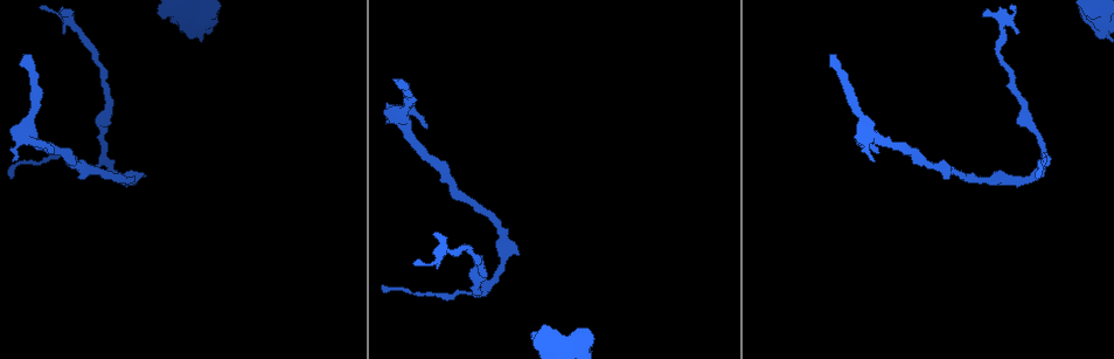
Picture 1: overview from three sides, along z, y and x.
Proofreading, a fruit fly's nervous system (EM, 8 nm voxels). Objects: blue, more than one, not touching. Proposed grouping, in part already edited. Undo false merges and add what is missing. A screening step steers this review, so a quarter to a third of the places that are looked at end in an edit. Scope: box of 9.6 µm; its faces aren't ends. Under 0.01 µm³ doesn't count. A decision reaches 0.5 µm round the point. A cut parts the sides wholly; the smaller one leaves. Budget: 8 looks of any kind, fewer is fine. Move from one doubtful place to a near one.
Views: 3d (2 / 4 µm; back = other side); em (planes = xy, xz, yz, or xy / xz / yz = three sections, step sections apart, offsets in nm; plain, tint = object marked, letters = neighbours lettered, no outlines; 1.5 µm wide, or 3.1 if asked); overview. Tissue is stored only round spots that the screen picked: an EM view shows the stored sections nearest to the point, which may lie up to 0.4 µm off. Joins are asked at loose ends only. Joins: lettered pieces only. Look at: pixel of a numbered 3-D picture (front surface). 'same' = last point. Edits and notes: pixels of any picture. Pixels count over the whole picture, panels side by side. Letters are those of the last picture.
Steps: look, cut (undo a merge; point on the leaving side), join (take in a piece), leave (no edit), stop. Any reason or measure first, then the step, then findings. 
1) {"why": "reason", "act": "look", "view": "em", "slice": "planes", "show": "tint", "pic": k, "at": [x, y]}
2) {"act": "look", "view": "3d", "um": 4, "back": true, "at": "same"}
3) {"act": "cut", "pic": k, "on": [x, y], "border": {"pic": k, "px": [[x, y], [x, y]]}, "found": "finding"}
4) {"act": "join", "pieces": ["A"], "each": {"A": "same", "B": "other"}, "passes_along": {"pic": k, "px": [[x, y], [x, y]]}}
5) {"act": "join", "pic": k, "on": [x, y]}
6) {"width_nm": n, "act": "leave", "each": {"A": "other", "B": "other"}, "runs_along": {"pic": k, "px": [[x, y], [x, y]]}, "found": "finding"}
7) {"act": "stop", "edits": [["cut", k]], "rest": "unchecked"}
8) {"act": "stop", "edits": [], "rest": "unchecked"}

{"why": "free end", "act": "look", "view": "3d", "um": 4, "pic": 1, "at": [587, 334]}

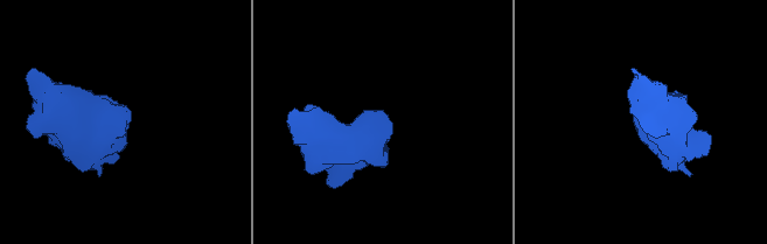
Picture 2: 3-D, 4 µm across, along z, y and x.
{"act": "look", "view": "em", "slice": "planes", "show": "letters", "pic": 2, "at": [640, 131]}

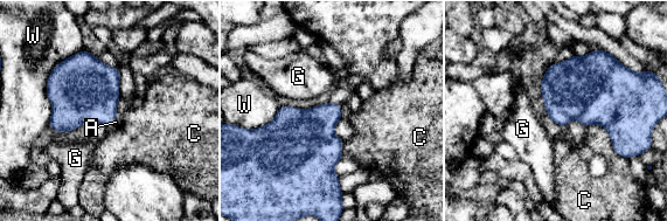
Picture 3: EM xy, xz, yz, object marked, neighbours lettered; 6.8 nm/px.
{"act": "join", "pieces": ["A"], "each": {"A": "same", "C": "other", "G": "other", "W": "other"}, "found": "it goes on there"}

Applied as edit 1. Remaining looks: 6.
{"act": "look", "view": "em", "slice": "planes", "show": "plain", "pic": 1, "at": [397, 79]}

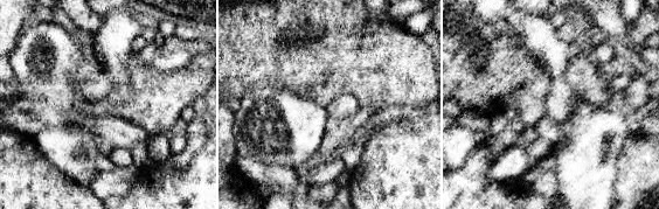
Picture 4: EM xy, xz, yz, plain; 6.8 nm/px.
{"act": "look", "view": "em", "slice": "planes", "show": "tint", "at": "same"}

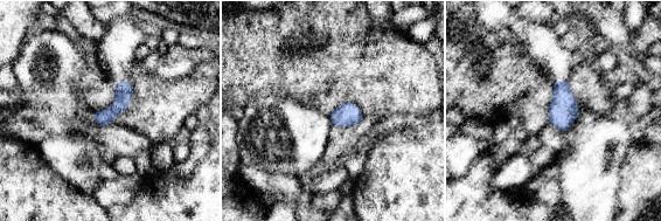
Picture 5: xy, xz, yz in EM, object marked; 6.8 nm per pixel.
{"act": "look", "view": "em", "slice": "planes", "show": "letters", "at": "same"}

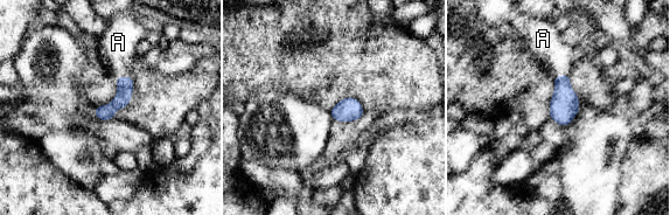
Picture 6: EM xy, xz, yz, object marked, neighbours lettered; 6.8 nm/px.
{"act": "join", "pieces": ["A"], "each": {"A": "same"}, "found": "the cell continues"}

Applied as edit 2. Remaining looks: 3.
{"why": "thin end", "act": "look", "view": "em", "slice": "planes", "show": "letters", "pic": 1, "at": [873, 160]}

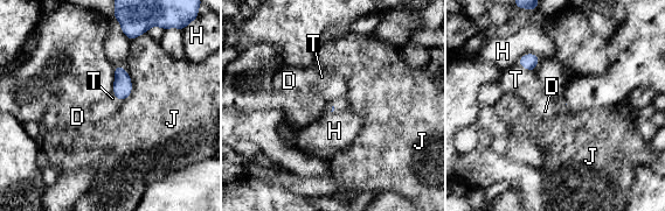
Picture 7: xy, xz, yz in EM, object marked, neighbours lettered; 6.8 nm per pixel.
{"act": "leave", "each": {"D": "other", "H": "other", "J": "other", "T": "other"}, "border": {"pic": 7, "px": [[122, 30], [130, 41]]}, "found": "no lettered piece goes on from it"}

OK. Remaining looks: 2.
{"why": "thin end", "act": "look", "view": "3d", "um": 4, "back": true, "pic": 1, "at": [983, 11]}

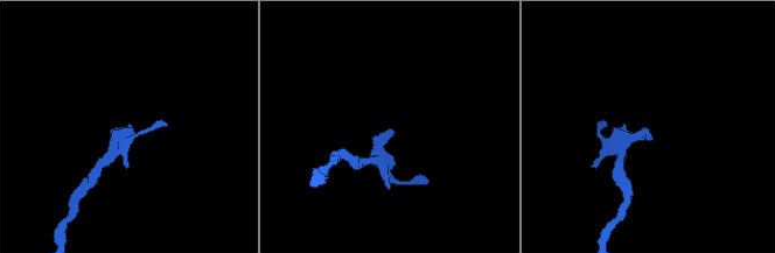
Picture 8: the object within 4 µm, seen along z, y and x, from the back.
{"act": "look", "view": "em", "um": 3.1, "slice": "planes", "show": "letters", "pic": 8, "at": [648, 133]}

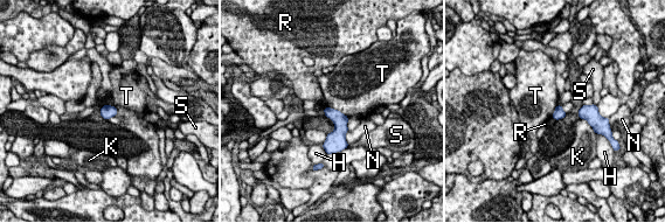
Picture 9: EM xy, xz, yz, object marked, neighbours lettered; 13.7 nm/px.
{"width_nm": 160, "act": "leave", "each": {"H": "other", "K": "other", "N": "other", "R": "other", "S": "other", "T": "other"}, "border": {"pic": 9, "px": [[324, 107], [337, 109], [347, 117]]}, "found": "no lettered piece goes on from it"}

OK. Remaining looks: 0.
{"act": "stop", "edits": [["join", 3], ["join", 6]], "rest": "unchecked"}

